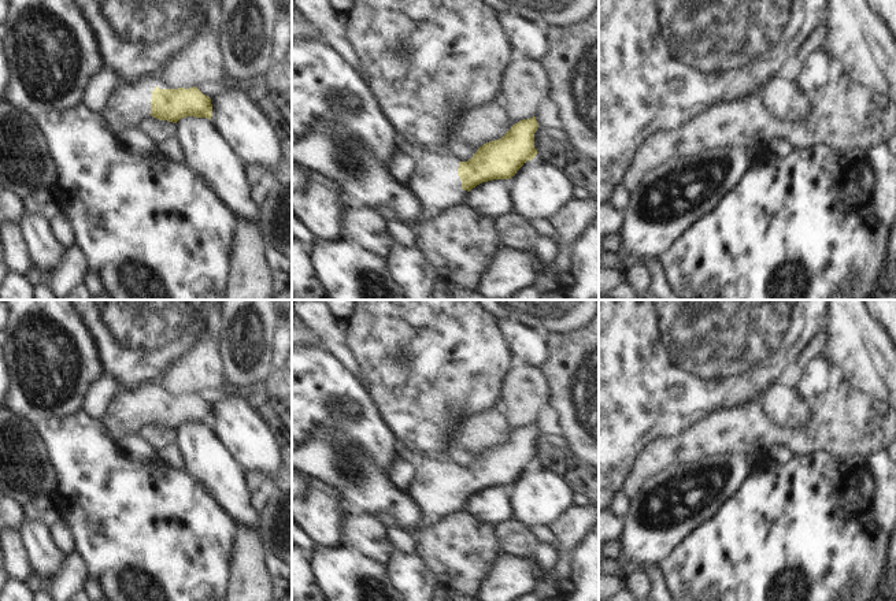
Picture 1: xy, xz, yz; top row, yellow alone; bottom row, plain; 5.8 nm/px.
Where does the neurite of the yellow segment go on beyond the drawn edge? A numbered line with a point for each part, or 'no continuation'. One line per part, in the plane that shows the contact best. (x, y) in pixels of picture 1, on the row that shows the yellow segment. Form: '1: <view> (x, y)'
1: xz (434, 181)

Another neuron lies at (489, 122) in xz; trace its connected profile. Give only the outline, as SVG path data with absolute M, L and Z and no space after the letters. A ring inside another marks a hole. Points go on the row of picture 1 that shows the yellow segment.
M500 99L463 111L447 140L445 152L459 162L467 162L480 146L500 140L515 123L518 122L508 118Z

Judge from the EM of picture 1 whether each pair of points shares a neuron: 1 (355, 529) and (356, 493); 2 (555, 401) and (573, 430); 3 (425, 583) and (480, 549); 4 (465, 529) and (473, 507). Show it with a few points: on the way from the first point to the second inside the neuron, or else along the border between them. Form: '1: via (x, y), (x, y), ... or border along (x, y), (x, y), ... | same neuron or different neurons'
1: border along (344, 507), (356, 512), (370, 514), (384, 525) | different neurons
2: via (562, 408), (567, 423) | same neuron
3: border along (414, 553), (432, 571), (437, 583) | different neurons
4: border along (461, 511), (492, 526) | different neurons

